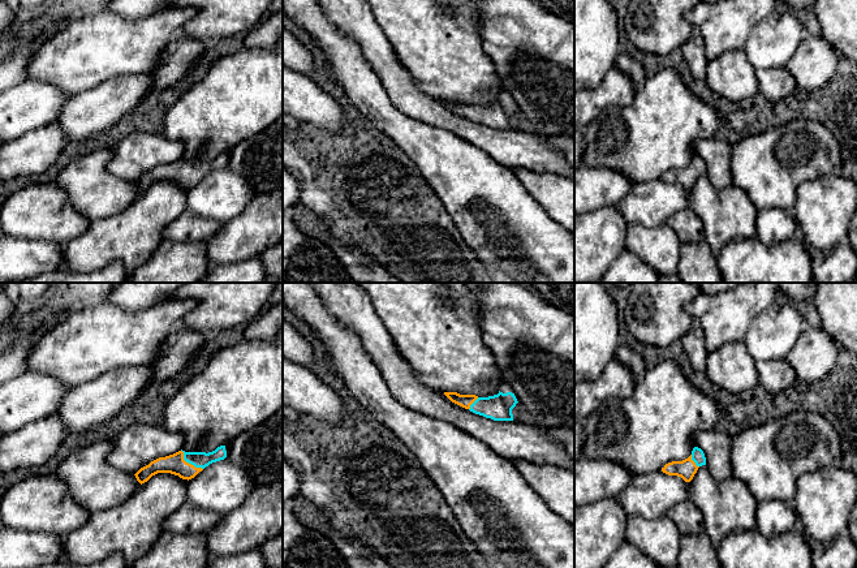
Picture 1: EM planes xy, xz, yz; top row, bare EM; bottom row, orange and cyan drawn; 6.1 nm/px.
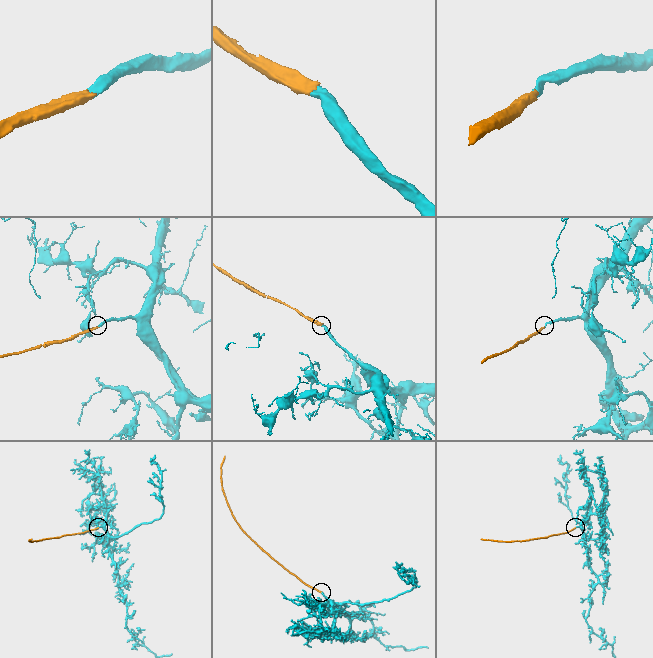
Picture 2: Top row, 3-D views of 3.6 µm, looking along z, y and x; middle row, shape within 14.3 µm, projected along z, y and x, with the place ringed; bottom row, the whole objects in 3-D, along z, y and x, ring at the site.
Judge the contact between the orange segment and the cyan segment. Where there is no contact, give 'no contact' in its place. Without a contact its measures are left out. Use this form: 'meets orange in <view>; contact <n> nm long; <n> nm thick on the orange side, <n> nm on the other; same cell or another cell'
meets orange in xy; contact 180 nm long; 130 nm thick on the orange side, 100 nm on the other; same cell

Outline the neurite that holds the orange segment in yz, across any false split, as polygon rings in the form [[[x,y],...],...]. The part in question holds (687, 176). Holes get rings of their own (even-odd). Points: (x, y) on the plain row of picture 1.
[[[694,155],[688,167],[666,172],[662,180],[668,184],[681,185],[685,190],[690,190],[702,173],[706,173],[705,162],[701,156]]]

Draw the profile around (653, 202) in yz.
[[[662,178],[638,181],[615,207],[628,224],[653,228],[667,223],[679,211],[690,210],[690,190]]]

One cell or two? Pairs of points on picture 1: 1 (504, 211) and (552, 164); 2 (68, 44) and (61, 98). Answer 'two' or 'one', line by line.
1: two
2: two

